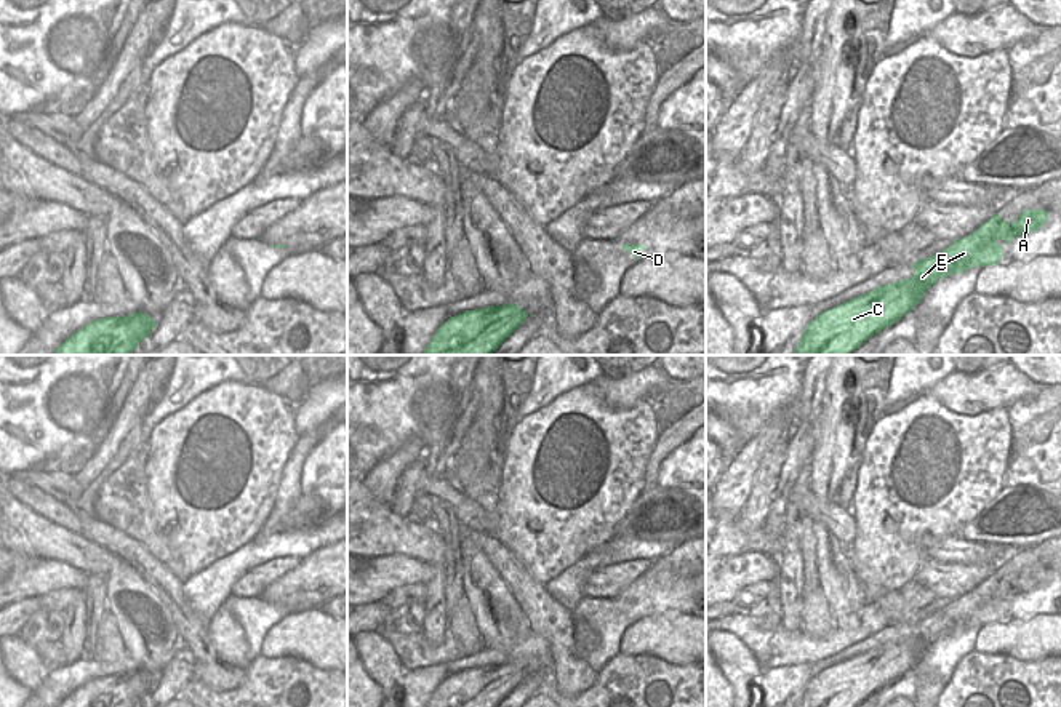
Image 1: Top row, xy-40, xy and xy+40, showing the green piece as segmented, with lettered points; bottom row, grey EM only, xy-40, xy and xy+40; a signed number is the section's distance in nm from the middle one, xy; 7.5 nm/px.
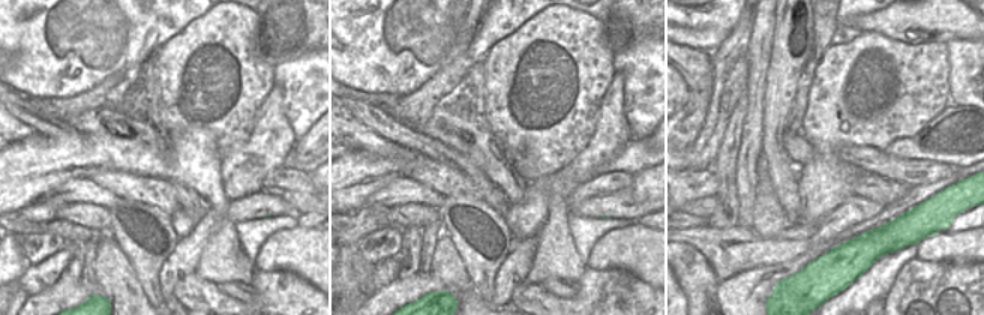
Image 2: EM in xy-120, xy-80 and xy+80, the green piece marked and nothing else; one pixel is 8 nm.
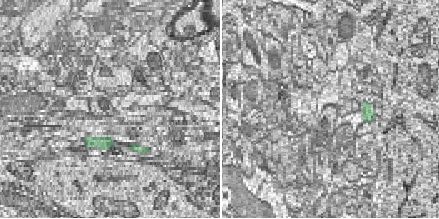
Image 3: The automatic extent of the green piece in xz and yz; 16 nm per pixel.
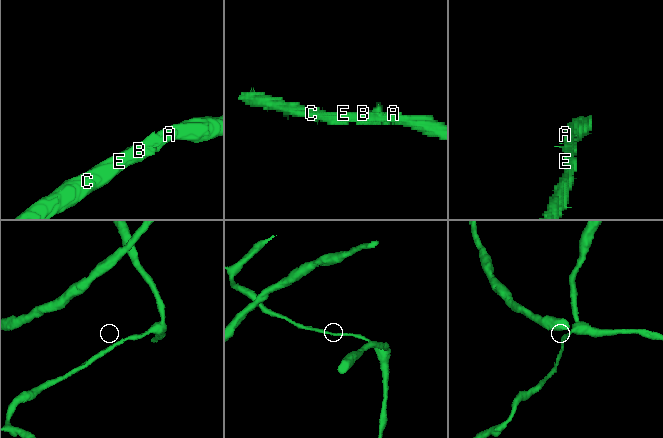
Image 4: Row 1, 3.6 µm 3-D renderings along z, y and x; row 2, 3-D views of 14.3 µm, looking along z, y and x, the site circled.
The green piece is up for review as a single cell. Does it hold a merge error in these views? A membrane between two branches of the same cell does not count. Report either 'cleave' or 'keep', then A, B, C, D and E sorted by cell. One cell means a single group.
keep | A B C D E

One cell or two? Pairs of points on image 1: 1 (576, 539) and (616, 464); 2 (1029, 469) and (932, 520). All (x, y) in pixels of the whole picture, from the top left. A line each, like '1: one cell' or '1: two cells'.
1: one cell
2: two cells

